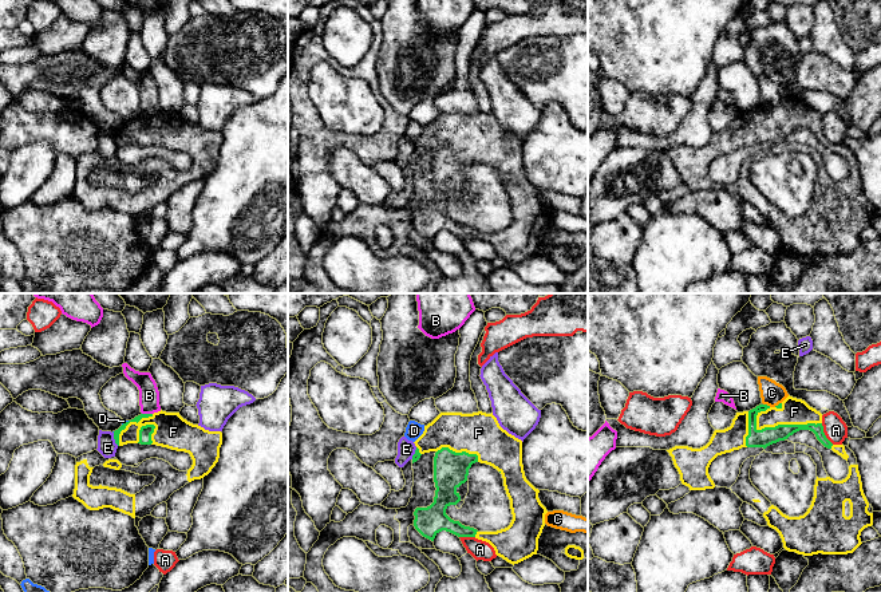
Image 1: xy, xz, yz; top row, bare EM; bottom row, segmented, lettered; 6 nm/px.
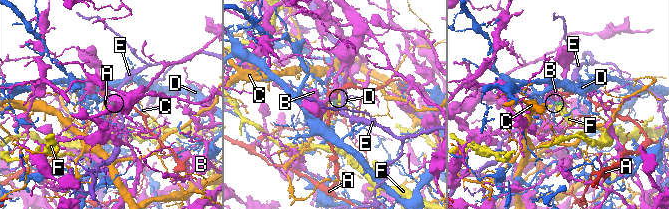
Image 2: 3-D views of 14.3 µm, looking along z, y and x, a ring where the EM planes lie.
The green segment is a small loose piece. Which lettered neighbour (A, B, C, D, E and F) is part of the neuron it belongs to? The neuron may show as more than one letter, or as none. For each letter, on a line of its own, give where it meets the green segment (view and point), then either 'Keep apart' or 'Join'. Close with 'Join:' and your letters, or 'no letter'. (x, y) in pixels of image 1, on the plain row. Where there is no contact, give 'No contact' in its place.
A: Touches green at yz (824, 134). Keep apart
B: Touches green at xy (147, 114). Keep apart
C: Touches green at yz (766, 105). Keep apart
D: Touches green at xy (125, 122). Keep apart
E: Touches green at xy (114, 138). Keep apart
F: Touches green at yz (783, 125). Join
Join: F

